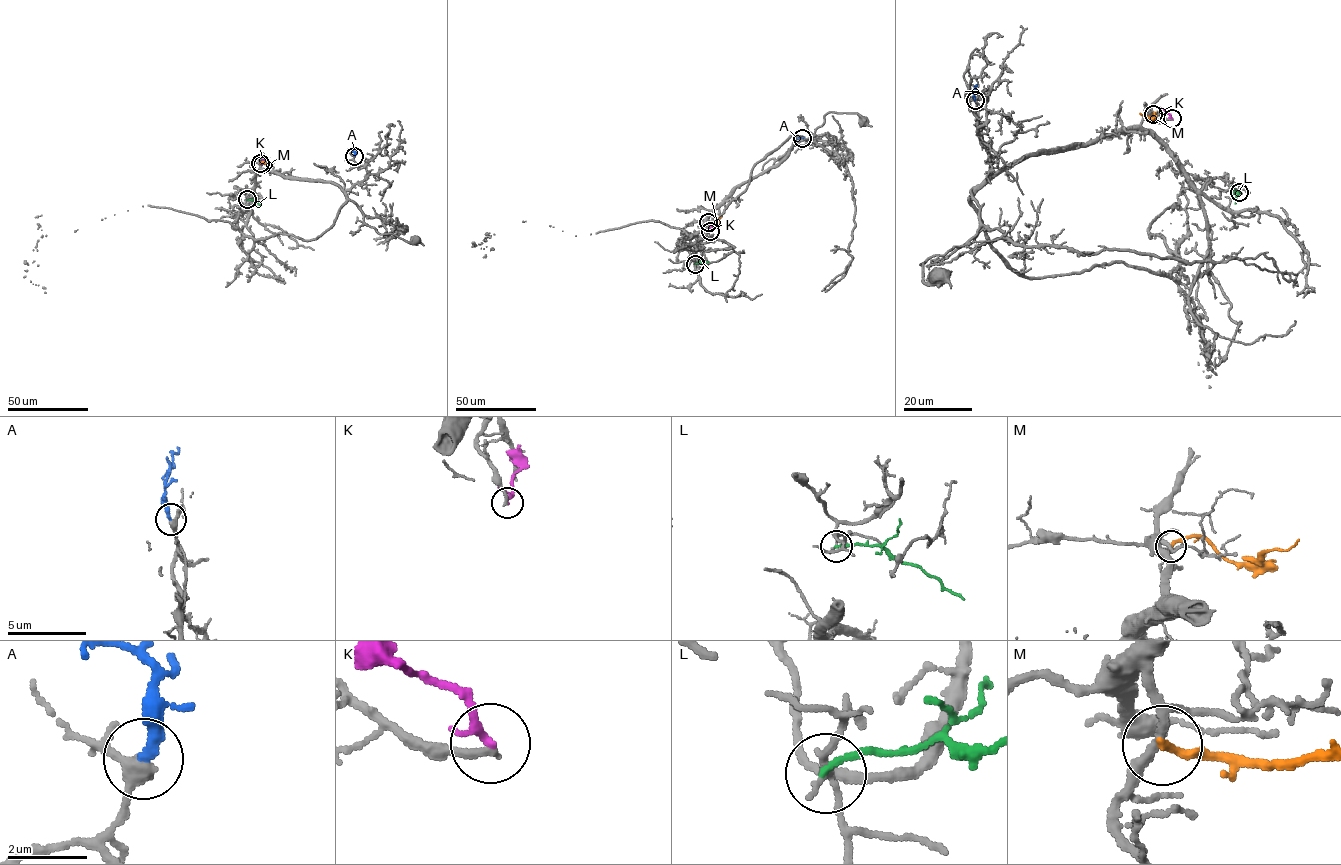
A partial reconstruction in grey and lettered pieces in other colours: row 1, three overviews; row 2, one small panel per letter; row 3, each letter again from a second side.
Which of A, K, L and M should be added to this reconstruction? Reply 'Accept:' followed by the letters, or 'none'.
Accept: A

